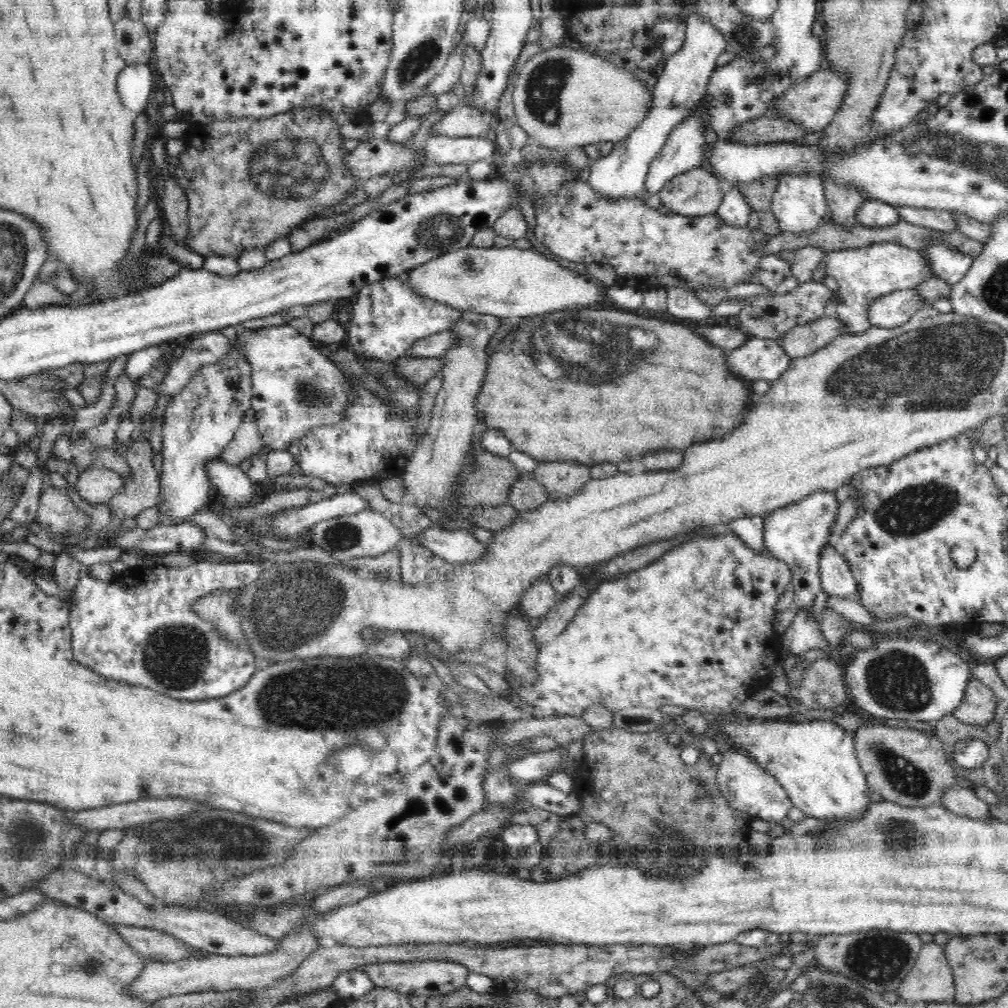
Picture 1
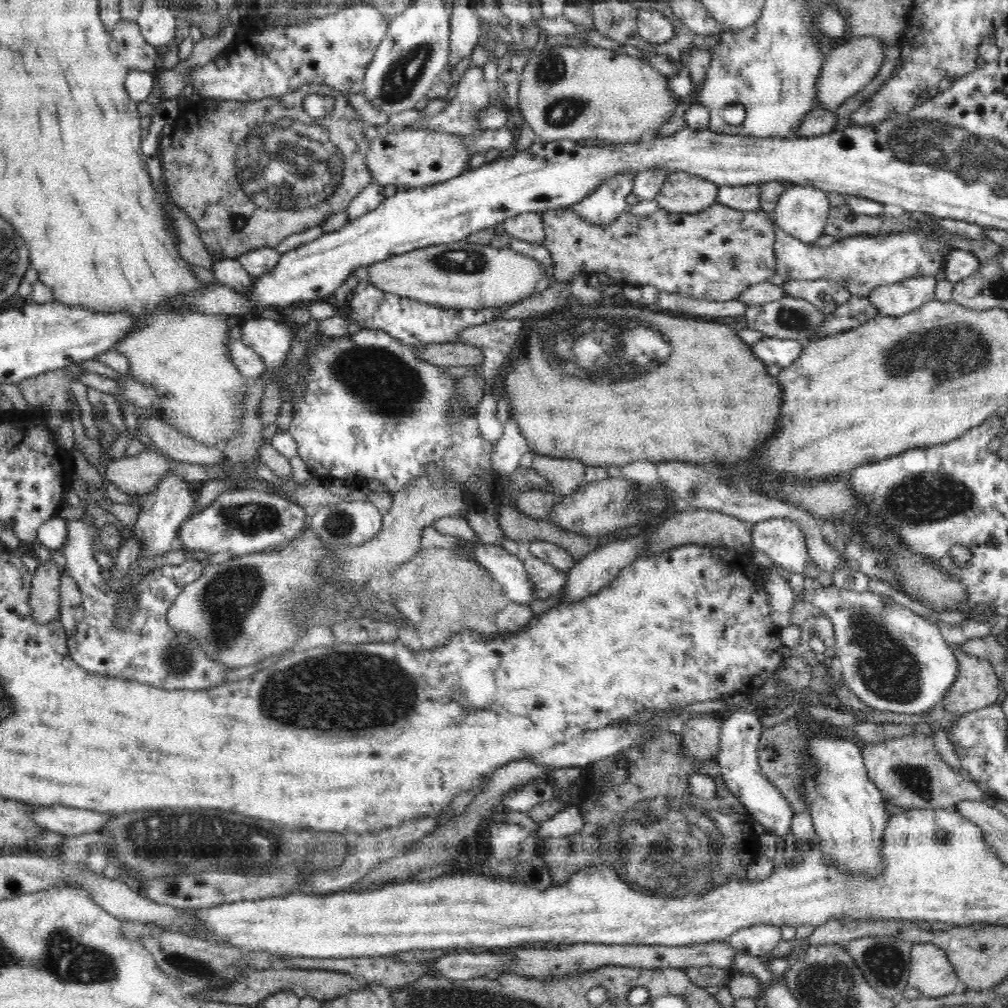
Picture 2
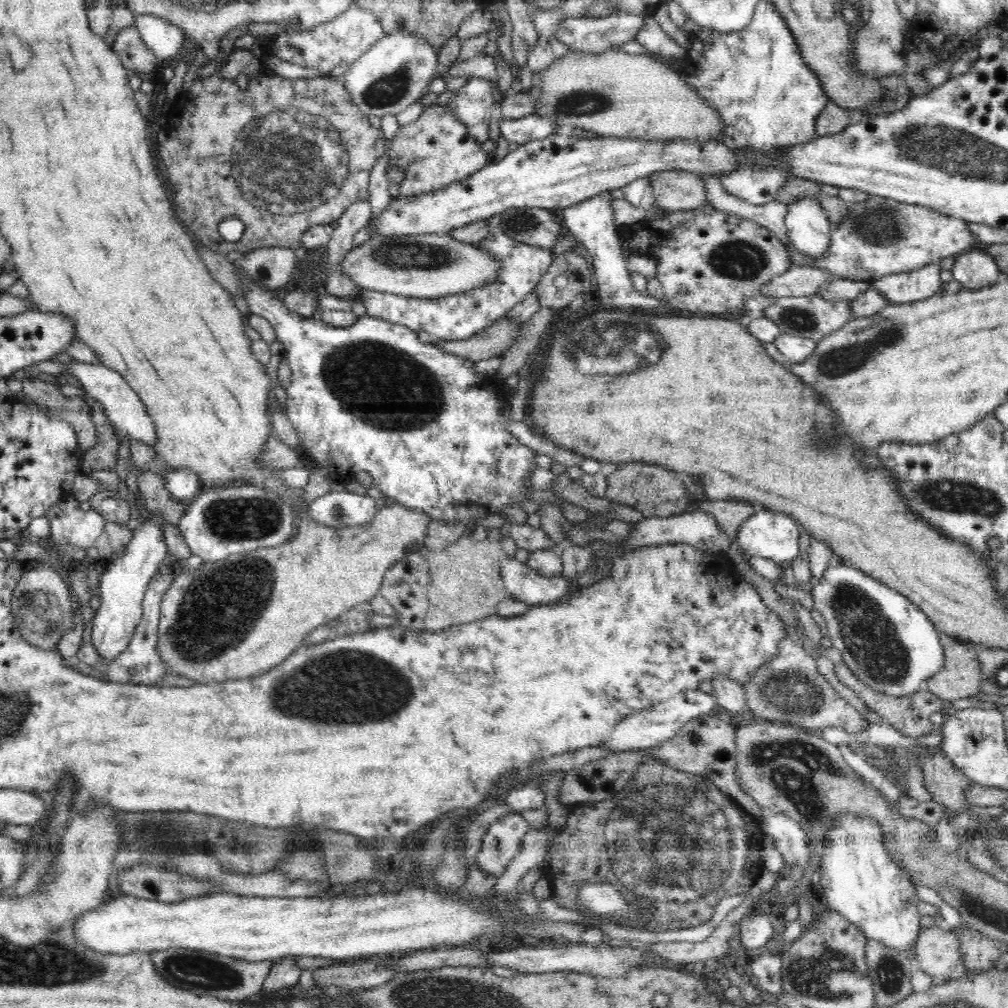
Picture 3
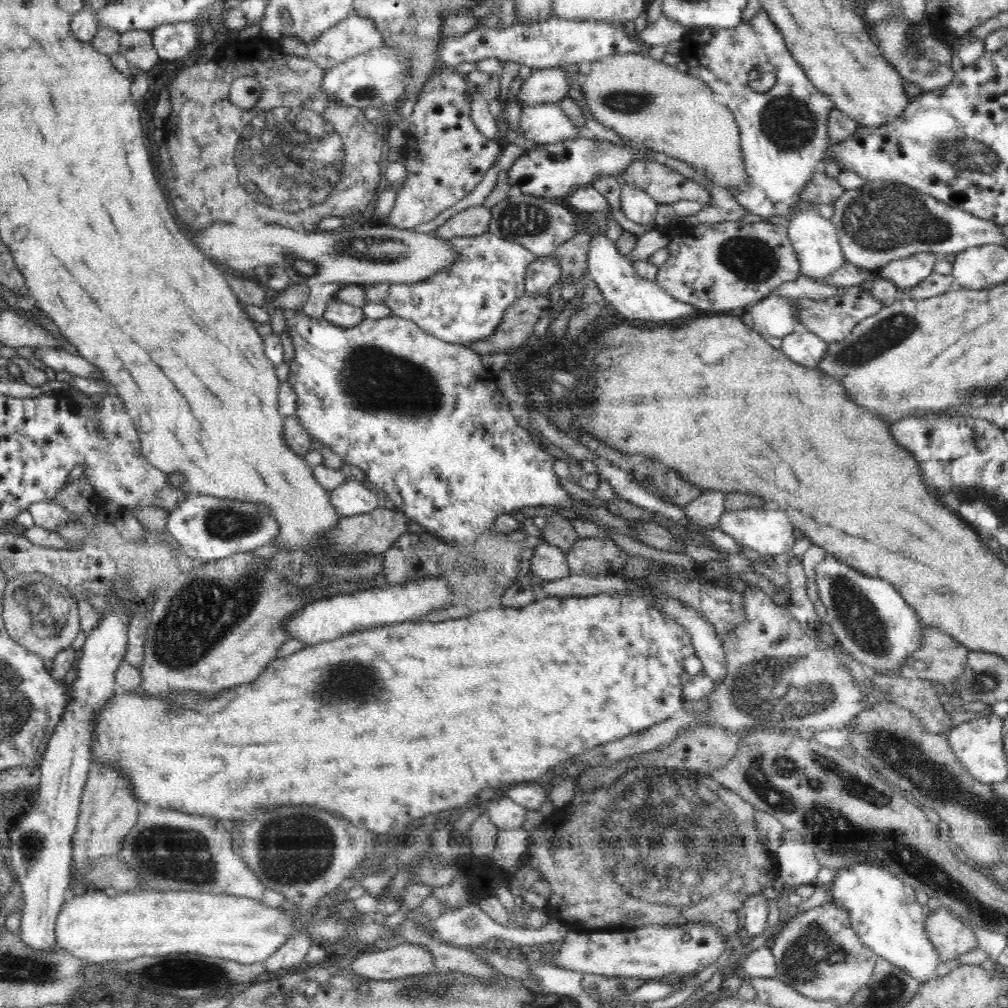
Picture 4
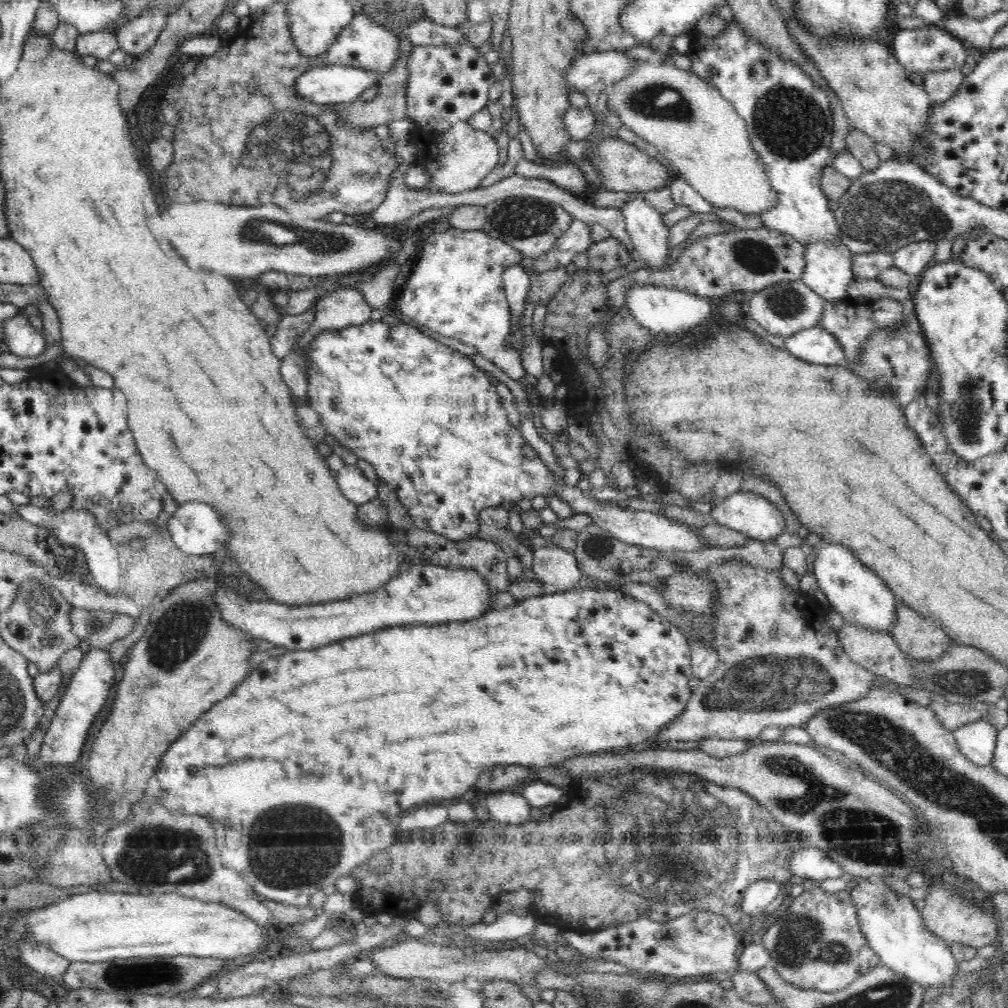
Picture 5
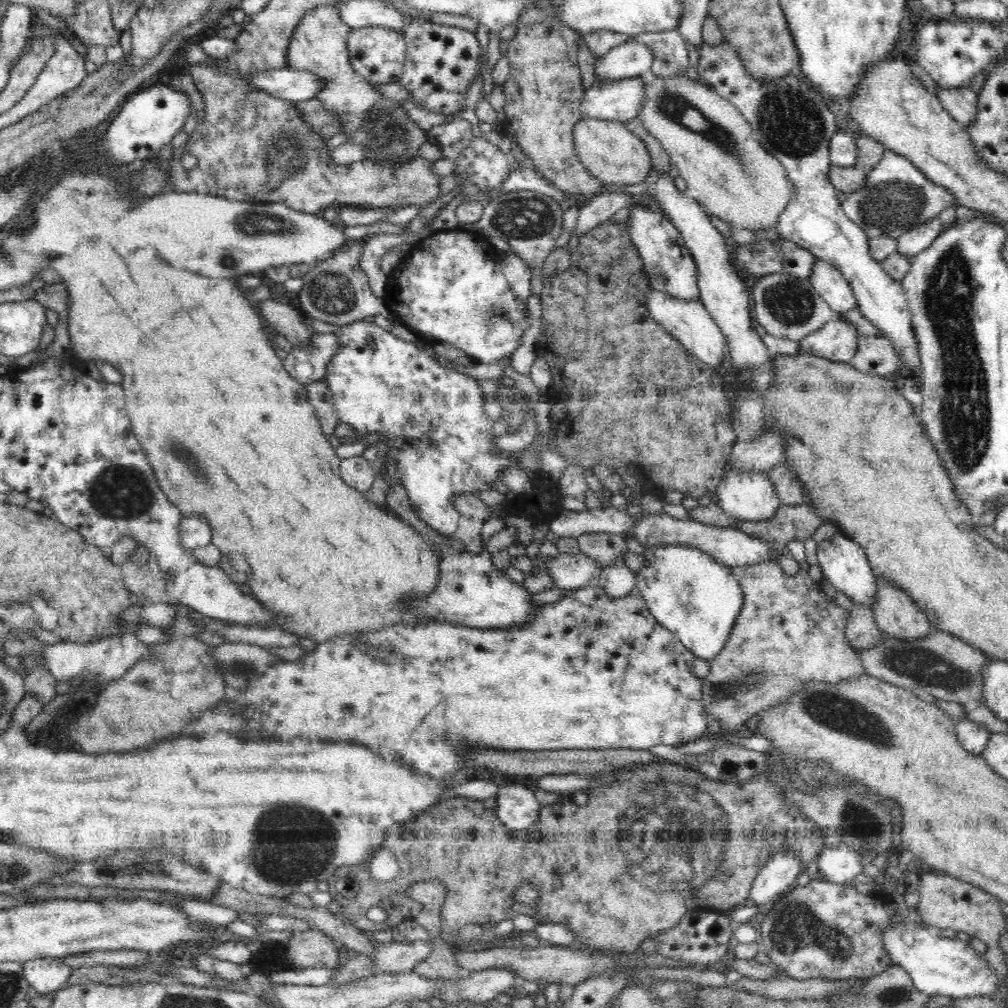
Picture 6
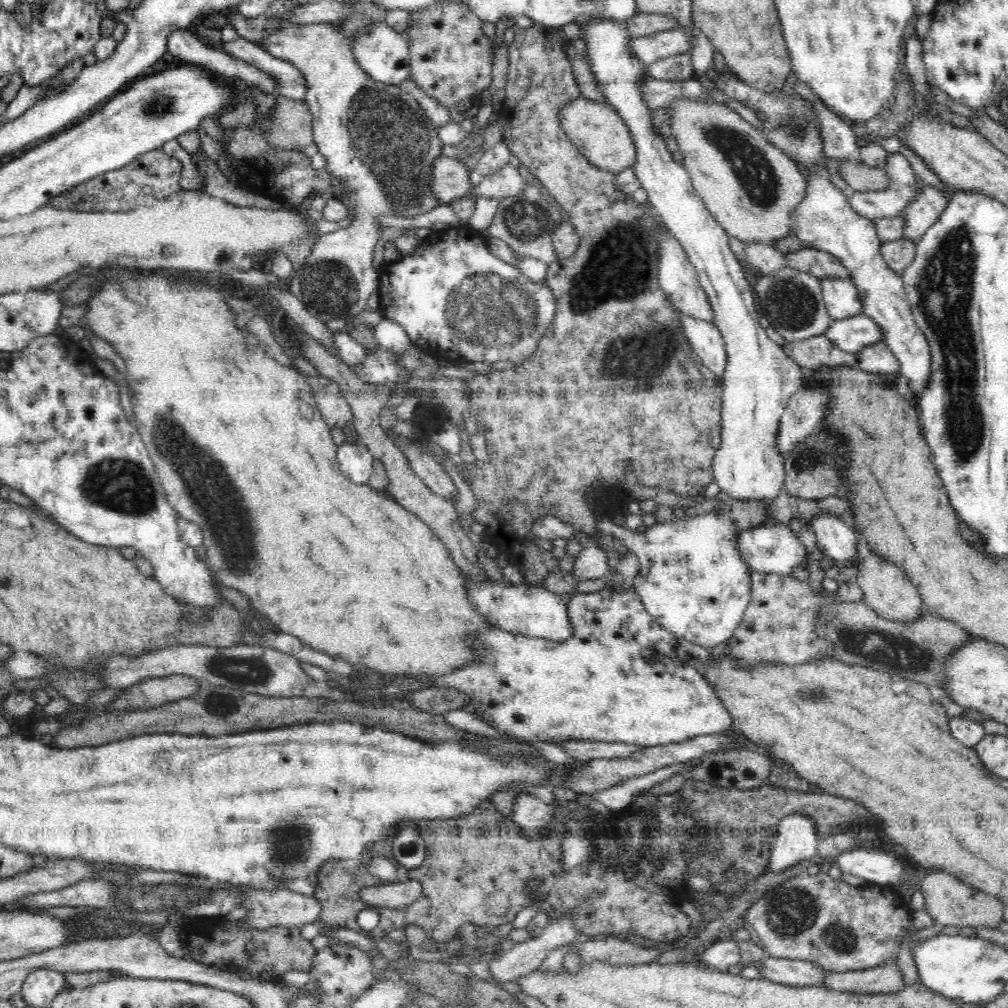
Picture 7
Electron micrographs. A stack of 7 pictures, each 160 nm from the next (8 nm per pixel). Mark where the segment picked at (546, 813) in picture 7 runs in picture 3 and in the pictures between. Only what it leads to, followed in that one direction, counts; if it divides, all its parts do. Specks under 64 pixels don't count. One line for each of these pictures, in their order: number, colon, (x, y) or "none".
3: (502, 841)
4: (506, 814)
5: (508, 807)
6: (516, 806)

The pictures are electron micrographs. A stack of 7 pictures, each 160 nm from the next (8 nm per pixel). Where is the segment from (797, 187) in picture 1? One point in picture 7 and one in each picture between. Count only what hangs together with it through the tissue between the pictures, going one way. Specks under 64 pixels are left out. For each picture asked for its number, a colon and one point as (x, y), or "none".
2: (801, 211)
3: (807, 225)
4: (815, 239)
5: (828, 271)
6: (826, 278)
7: (841, 297)

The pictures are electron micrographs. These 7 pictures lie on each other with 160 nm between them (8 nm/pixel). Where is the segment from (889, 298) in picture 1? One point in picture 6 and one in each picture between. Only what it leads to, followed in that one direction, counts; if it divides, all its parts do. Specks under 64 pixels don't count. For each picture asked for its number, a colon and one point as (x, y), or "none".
2: (901, 298)
3: (916, 285)
4: (906, 273)
5: (912, 259)
6: (914, 240)

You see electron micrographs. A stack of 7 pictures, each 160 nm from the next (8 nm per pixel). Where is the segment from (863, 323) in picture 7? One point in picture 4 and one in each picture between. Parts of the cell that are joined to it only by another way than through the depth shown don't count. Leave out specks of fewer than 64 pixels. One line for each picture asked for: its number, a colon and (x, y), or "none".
4: (805, 348)
5: (816, 345)
6: (837, 340)

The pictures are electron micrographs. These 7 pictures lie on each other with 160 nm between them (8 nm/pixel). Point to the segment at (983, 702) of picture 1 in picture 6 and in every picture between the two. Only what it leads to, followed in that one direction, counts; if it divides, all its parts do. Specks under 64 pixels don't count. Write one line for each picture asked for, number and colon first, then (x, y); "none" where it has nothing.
2: (975, 687)
3: (960, 677)
4: (940, 658)
5: (922, 640)
6: (896, 614)

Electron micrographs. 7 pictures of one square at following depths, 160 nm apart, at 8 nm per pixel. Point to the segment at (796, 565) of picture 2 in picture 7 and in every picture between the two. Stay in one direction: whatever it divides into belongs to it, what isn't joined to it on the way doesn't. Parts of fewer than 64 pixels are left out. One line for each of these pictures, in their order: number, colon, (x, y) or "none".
3: (768, 534)
4: (767, 531)
5: (746, 512)
6: (749, 496)
7: (759, 379)

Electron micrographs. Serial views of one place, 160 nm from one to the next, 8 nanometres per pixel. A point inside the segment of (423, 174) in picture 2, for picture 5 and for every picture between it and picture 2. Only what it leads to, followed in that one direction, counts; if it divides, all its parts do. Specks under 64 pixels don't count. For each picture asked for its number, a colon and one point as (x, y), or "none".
3: (436, 150)
4: (447, 156)
5: (446, 84)

